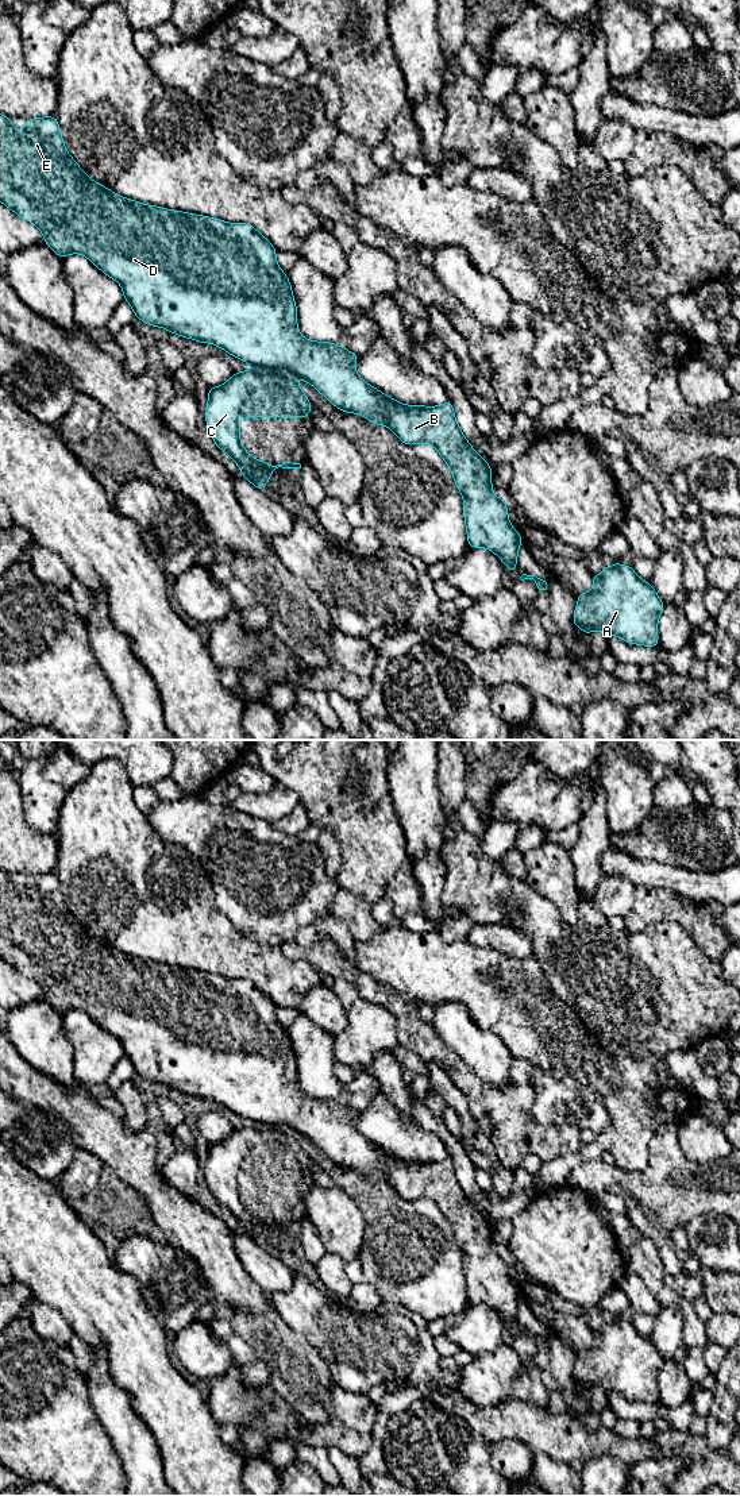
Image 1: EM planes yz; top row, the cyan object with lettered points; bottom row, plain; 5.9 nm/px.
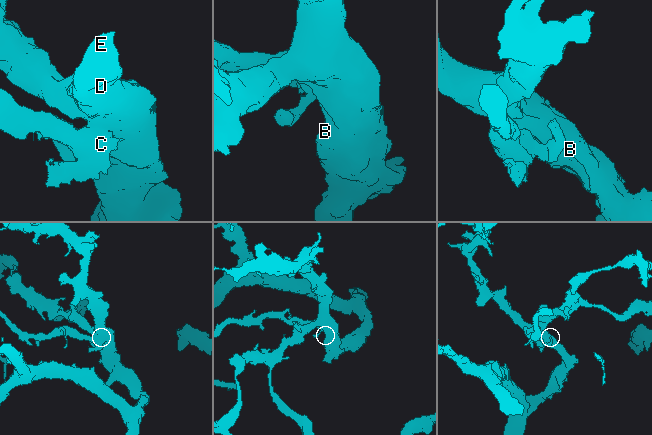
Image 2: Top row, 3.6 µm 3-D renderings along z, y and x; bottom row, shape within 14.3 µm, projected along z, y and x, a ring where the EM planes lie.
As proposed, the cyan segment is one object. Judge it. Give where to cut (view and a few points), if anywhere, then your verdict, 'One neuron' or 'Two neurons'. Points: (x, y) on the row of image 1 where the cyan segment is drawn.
Split along yz (257, 369), (281, 370), (292, 376). Two neurons

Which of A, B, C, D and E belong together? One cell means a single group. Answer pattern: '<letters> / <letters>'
A B D E / C

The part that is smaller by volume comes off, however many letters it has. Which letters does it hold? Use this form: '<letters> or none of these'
C

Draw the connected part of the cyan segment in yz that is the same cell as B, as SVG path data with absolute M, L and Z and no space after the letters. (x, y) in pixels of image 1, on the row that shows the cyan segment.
M0 113L0 201L12 209L19 217L34 223L43 234L45 243L54 251L58 257L65 258L70 254L82 254L85 255L95 266L97 266L105 275L113 278L119 282L123 289L124 300L131 305L135 316L153 327L165 328L178 336L194 339L200 343L211 343L219 346L226 352L232 356L248 362L255 366L257 370L266 371L282 371L290 375L297 375L301 379L309 382L316 390L319 390L334 406L339 408L346 413L356 413L366 419L369 419L373 424L389 427L401 443L413 446L417 443L428 443L432 444L444 459L447 466L450 467L452 477L455 479L455 485L462 494L463 504L463 514L465 524L467 529L467 544L471 548L483 547L493 551L506 566L506 570L510 572L516 571L517 566L517 552L520 543L525 540L525 537L520 536L516 529L510 525L508 517L508 508L504 498L497 498L493 496L493 485L490 479L492 466L479 456L471 444L467 442L465 435L462 433L454 413L454 408L450 400L439 406L421 406L421 405L404 405L394 398L384 394L374 386L366 383L356 373L355 363L359 359L359 355L329 342L313 342L302 338L300 335L297 327L297 308L294 302L294 297L292 293L292 285L275 259L277 250L273 244L262 236L259 231L257 231L253 225L246 223L226 223L223 220L200 216L196 213L186 213L181 211L170 211L167 208L161 208L155 205L146 205L139 201L128 200L123 196L116 194L115 192L107 189L101 184L92 181L85 171L77 165L77 162L70 157L68 150L65 149L65 142L61 136L59 123L55 116L36 117L36 119L26 119L24 131L19 134L14 127L12 122Z

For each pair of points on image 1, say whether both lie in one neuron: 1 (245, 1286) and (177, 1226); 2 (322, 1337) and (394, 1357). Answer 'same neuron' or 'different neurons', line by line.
1: same neuron
2: same neuron

